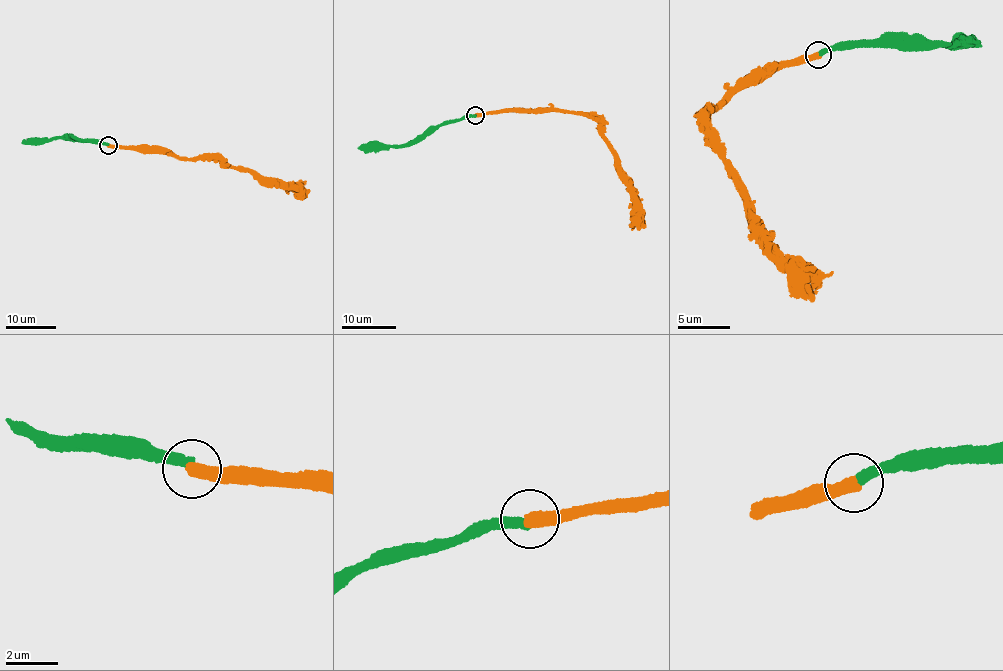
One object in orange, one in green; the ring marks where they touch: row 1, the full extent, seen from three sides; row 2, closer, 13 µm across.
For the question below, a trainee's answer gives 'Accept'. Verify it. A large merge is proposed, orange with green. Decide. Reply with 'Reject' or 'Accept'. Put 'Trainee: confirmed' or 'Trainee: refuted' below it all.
Reject
Trainee: refuted

